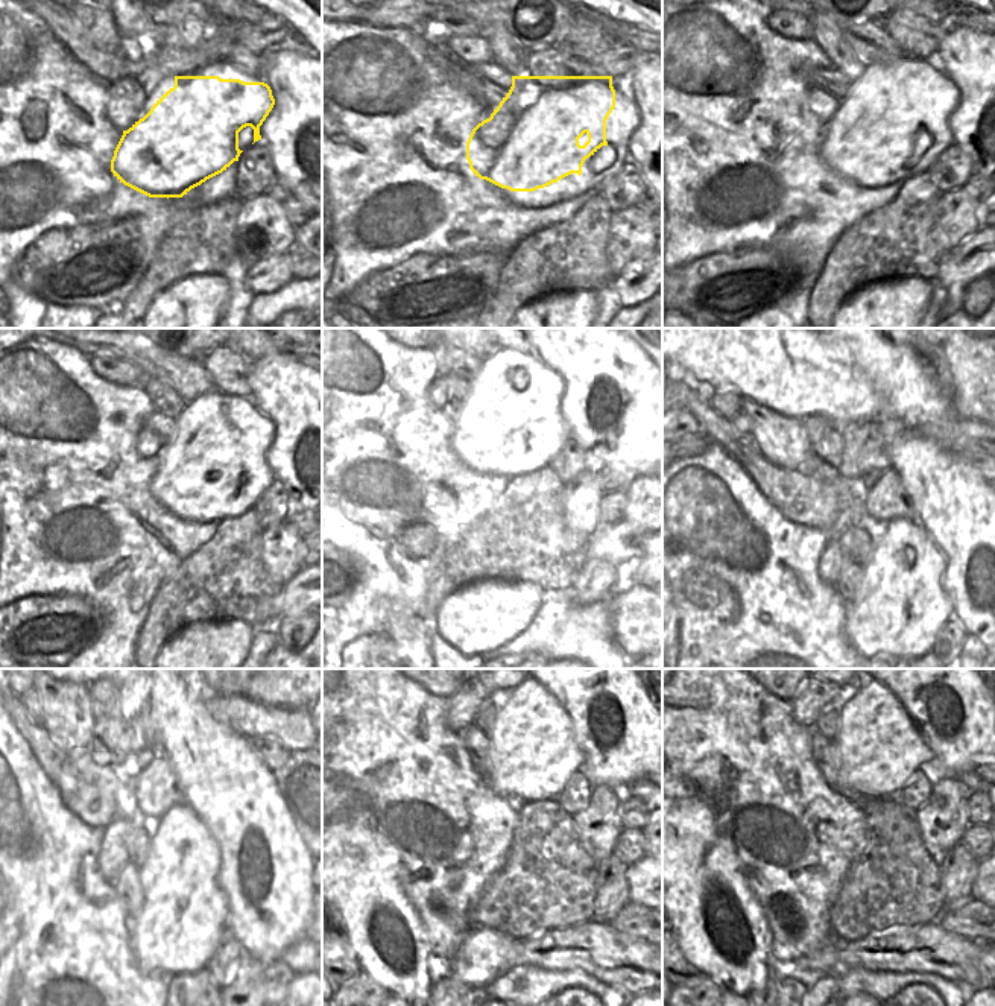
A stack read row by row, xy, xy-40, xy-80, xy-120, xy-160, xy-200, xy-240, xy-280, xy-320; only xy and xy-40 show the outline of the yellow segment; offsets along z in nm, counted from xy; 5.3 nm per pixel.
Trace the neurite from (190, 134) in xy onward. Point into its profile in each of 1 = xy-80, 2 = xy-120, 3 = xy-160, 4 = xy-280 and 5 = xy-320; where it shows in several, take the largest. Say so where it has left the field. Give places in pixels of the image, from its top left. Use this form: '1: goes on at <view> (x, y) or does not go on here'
1: goes on at xy-80 (887, 128)
2: goes on at xy-120 (214, 467)
3: goes on at xy-160 (555, 467)
4: goes on at xy-280 (533, 751)
5: goes on at xy-320 (878, 746)

